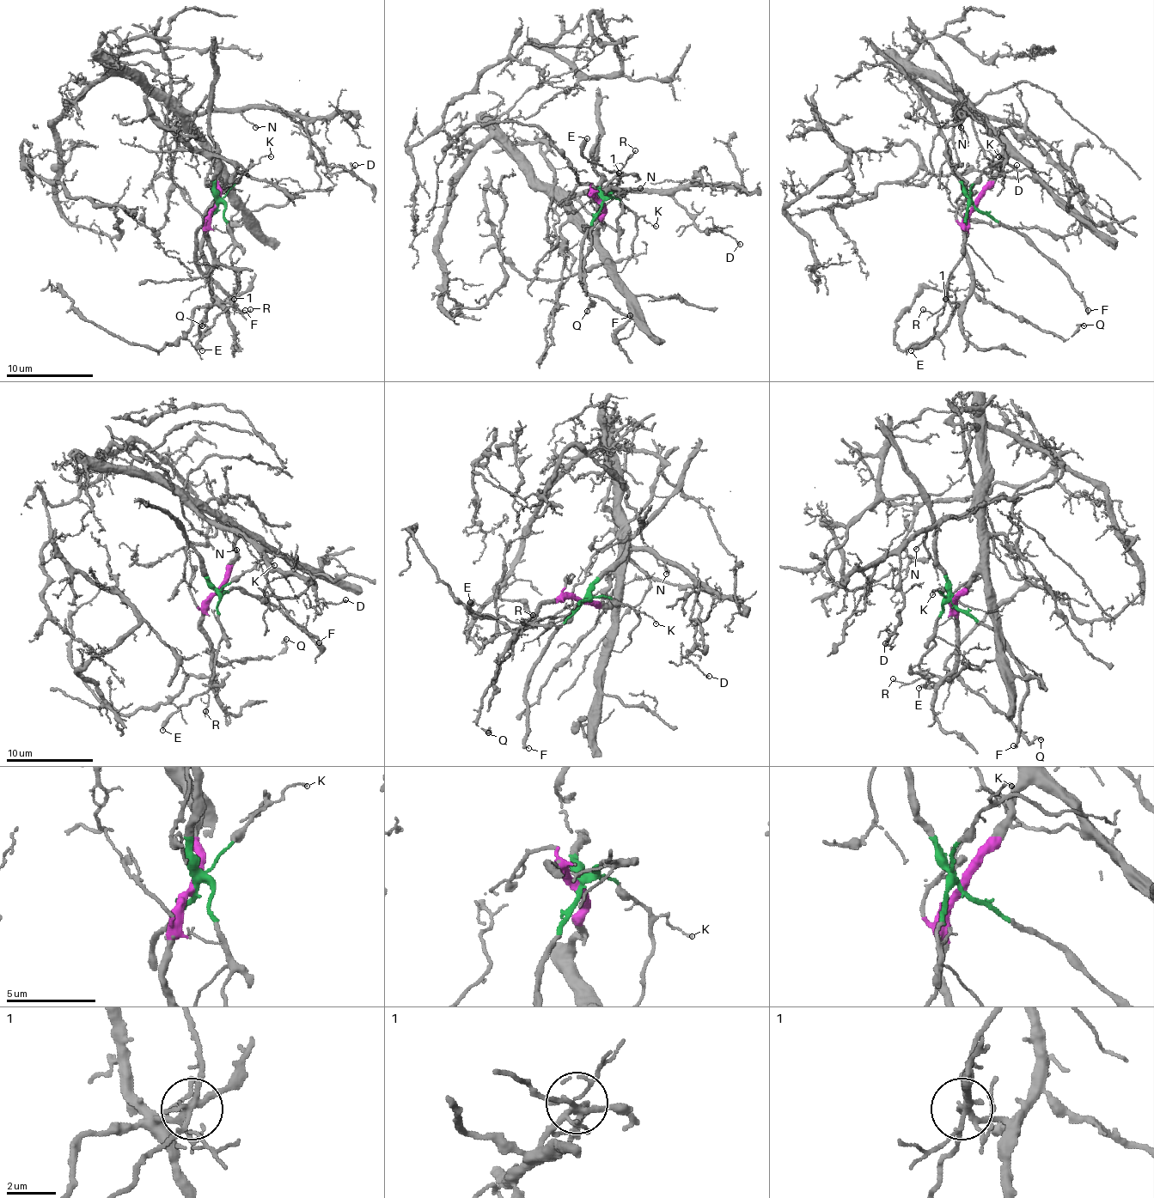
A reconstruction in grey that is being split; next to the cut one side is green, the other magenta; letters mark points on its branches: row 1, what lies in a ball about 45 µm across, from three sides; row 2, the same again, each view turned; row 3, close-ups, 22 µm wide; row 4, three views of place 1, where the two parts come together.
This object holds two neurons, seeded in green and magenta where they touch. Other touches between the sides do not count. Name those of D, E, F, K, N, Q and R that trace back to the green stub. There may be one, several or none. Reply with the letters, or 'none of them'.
E, F, K, R

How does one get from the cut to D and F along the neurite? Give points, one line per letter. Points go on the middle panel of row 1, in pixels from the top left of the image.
D: (600, 203), (601, 225), (591, 229), (571, 198), (595, 190), (665, 191), (702, 231), (735, 238), (739, 244)
F: (600, 203), (597, 215), (584, 234), (583, 286), (630, 316)

